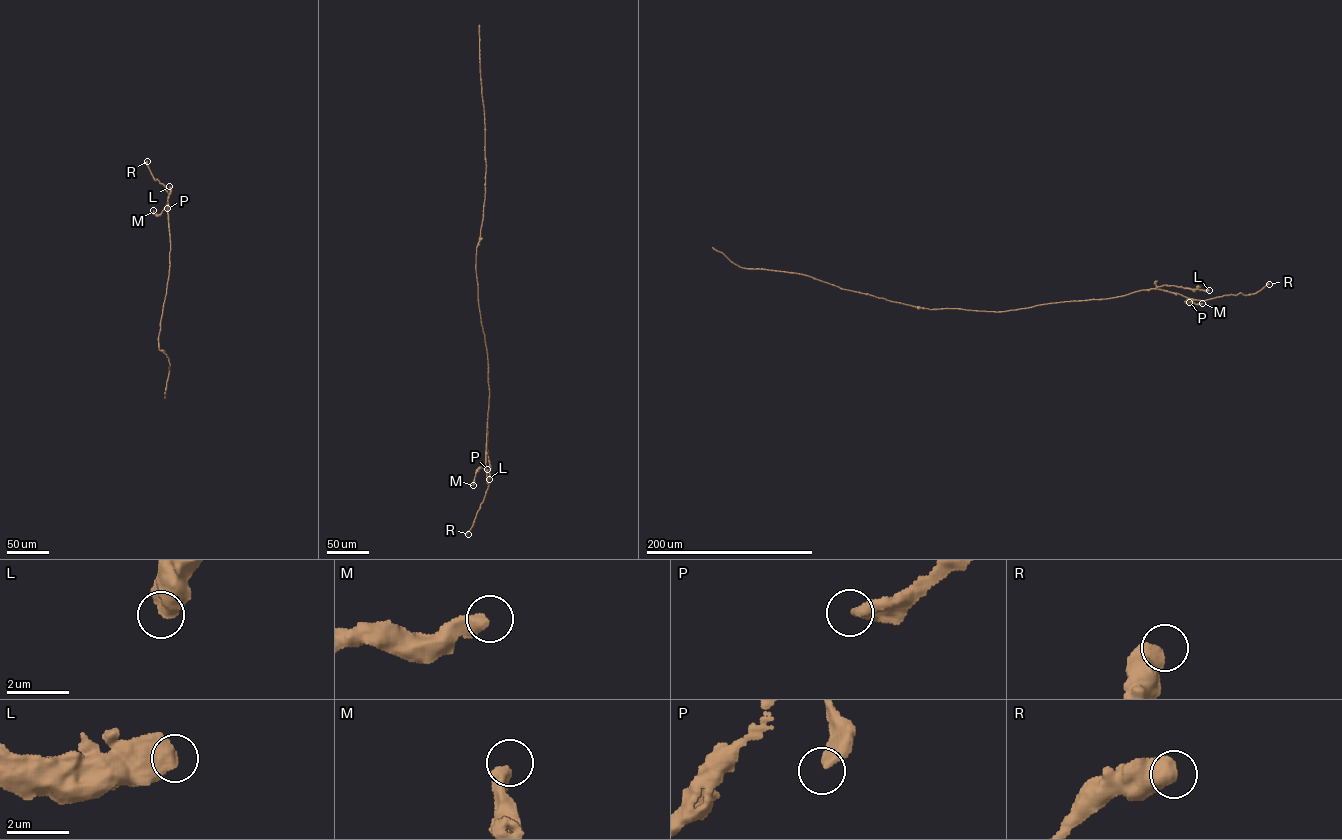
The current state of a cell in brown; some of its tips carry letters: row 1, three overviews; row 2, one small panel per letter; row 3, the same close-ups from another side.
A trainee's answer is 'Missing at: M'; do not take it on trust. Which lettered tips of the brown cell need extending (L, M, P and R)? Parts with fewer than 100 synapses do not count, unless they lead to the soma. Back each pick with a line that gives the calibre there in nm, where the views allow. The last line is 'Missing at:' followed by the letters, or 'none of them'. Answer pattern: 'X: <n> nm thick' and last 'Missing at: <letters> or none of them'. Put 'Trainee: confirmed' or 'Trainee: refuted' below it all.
Missing at: none of them
Trainee: refuted

